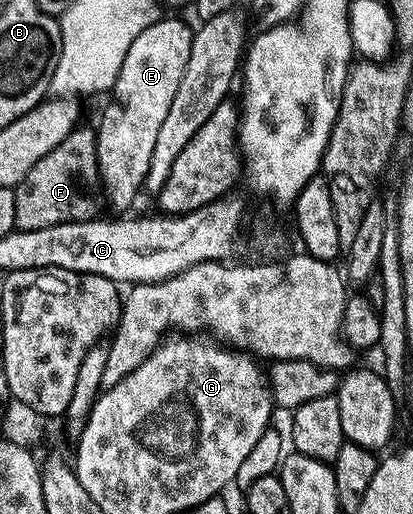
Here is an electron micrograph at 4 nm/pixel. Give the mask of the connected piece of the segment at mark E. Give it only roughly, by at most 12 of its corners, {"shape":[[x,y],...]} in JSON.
{"shape":[[194,29],[131,42],[95,124],[108,203],[142,195]]}

